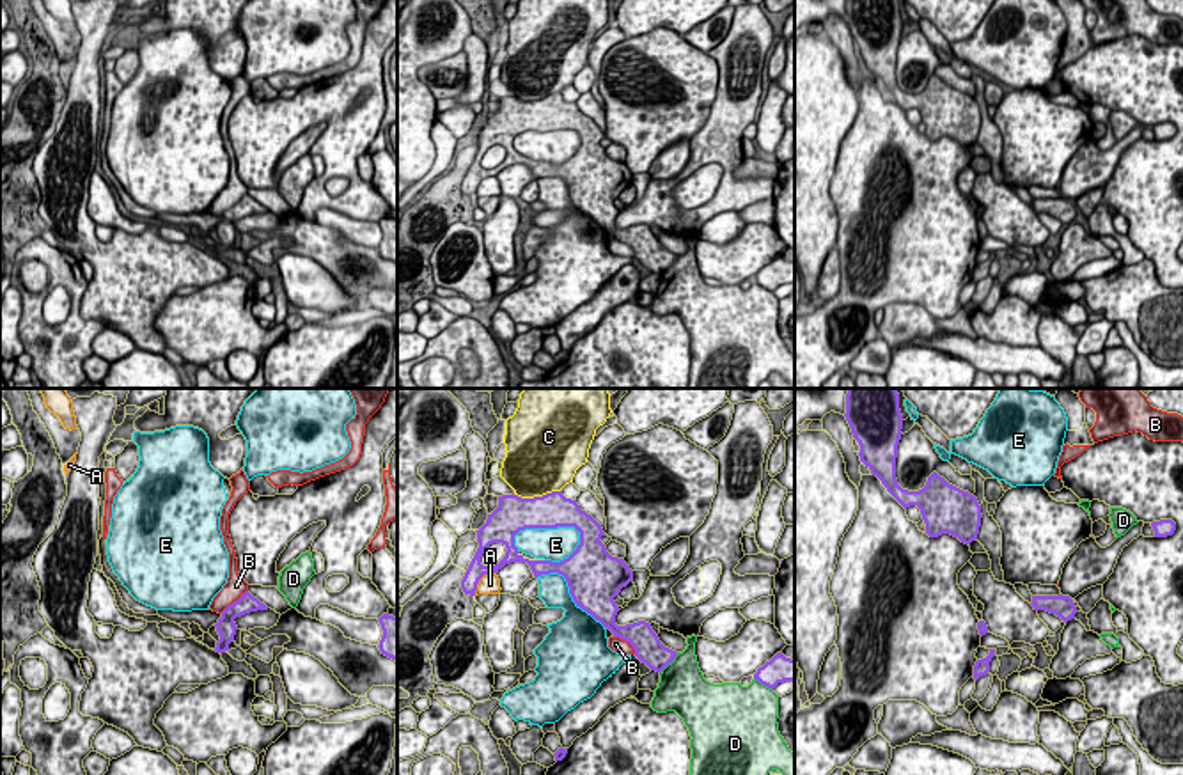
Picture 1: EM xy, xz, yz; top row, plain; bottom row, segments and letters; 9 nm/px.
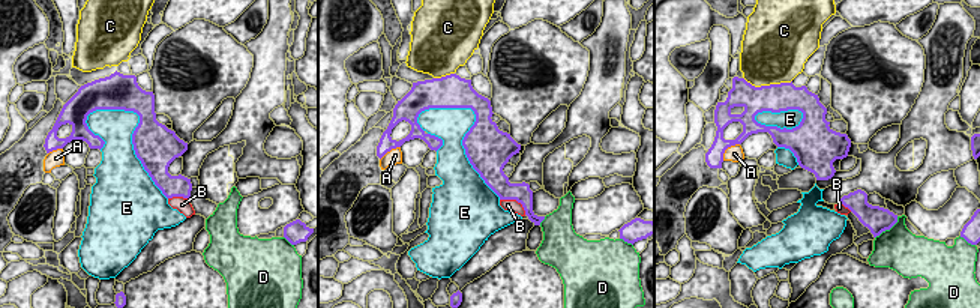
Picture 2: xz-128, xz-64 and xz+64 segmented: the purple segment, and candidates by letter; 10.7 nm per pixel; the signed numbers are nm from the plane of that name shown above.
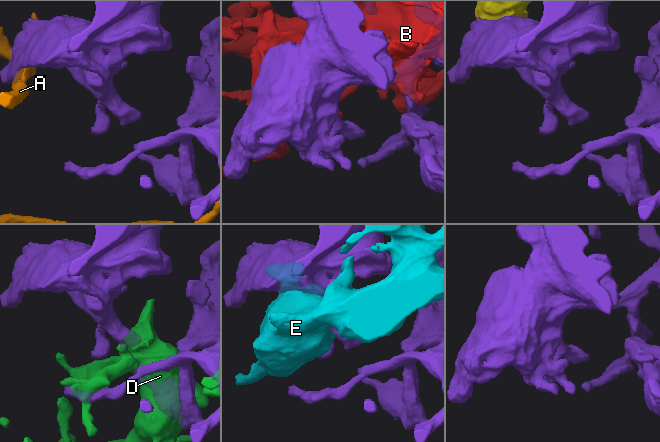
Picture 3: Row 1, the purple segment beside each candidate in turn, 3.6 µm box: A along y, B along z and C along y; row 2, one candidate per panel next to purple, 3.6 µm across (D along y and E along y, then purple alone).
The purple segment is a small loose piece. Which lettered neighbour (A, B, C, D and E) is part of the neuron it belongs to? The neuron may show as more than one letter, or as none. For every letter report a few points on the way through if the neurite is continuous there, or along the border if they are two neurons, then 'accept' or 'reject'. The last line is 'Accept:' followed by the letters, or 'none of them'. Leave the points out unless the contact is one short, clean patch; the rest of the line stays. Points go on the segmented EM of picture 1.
A: reject
B: accept
C: reject
D: reject
E: reject
Accept: B

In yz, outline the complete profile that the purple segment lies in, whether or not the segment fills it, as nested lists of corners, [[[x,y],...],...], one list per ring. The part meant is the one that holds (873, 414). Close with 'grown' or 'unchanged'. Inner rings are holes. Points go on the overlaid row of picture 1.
[[[848,388],[844,417],[860,445],[860,461],[905,509],[921,509],[929,537],[951,534],[965,544],[977,539],[983,514],[974,495],[949,484],[936,472],[919,491],[897,484],[896,458],[903,415],[896,388]]]; unchanged

